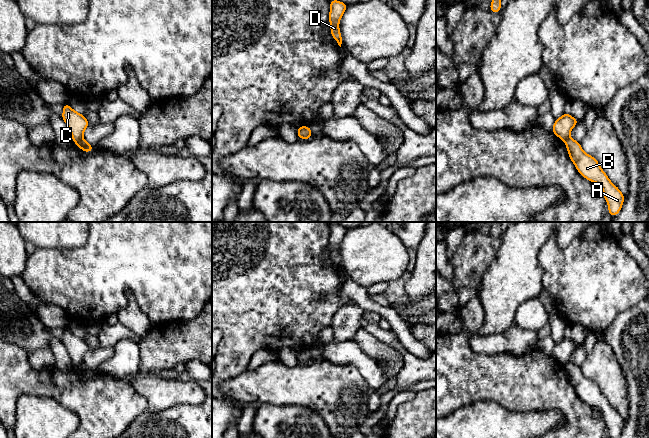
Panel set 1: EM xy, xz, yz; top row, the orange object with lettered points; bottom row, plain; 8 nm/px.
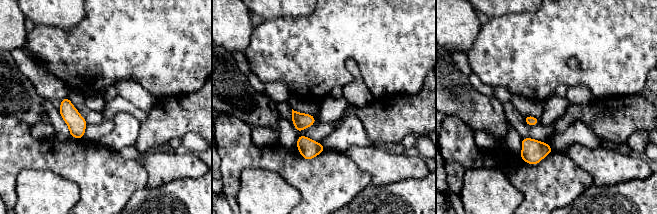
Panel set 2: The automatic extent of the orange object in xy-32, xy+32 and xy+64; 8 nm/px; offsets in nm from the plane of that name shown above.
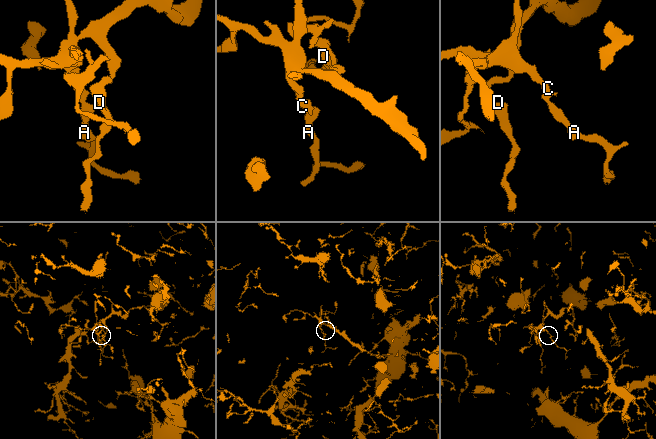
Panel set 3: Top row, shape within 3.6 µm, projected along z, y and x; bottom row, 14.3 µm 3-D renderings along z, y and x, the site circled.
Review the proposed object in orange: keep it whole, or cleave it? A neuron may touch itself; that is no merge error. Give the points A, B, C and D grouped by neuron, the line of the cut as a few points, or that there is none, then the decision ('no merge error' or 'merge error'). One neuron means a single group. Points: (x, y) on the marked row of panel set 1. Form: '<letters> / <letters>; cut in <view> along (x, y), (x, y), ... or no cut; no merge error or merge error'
A B / C D; cut in xy along (82, 138), (74, 142); merge error

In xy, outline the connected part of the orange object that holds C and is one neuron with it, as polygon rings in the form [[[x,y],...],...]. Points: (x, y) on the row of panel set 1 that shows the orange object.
[[[66,102],[61,117],[71,133],[73,142],[83,139],[83,133],[90,124],[82,113],[73,110]]]

